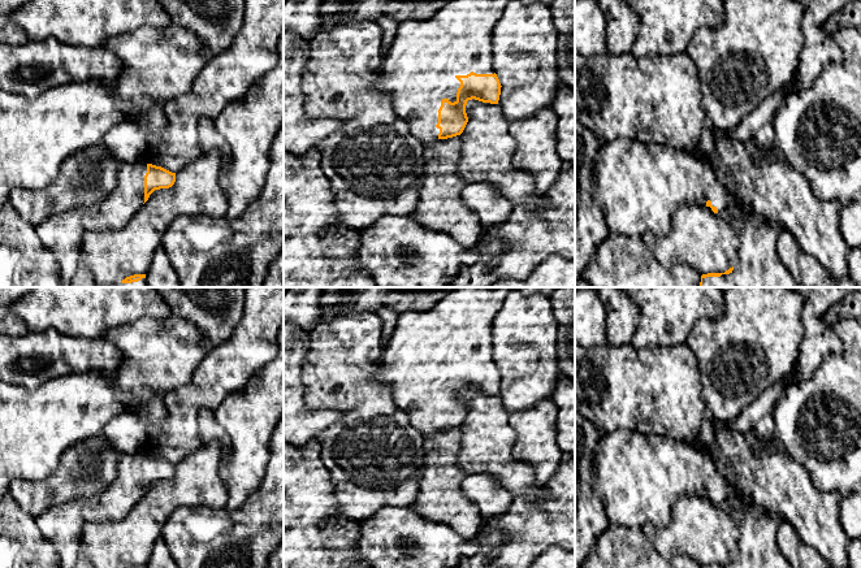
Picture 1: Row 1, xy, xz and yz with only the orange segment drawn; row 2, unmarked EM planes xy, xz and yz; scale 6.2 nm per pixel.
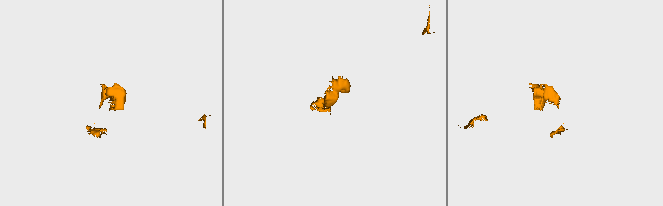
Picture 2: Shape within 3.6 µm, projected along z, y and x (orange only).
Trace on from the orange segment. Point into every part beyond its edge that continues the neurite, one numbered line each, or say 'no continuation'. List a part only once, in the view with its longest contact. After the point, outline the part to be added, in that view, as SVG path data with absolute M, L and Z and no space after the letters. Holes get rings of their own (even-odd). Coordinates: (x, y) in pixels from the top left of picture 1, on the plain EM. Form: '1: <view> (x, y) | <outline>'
1: xz (419, 361) | M455 287L454 290L446 292L446 295L430 309L423 313L417 312L401 312L398 316L397 326L389 338L386 346L382 348L380 355L380 372L377 377L373 380L376 382L385 383L390 387L394 403L399 409L402 409L411 422L424 437L430 435L438 430L440 420L436 419L438 413L438 400L441 398L441 393L446 389L449 393L457 393L457 383L460 378L460 373L455 369L457 367L467 367L471 363L476 365L494 365L492 348L493 348L493 339L492 339L492 325L496 315L502 308L502 304L510 291L518 290L524 295L531 294L542 294L545 296L550 296L558 287Z

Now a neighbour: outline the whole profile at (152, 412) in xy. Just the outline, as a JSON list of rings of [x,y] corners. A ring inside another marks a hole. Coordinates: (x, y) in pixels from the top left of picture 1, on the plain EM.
[[[117,391],[127,412],[140,417],[148,426],[148,437],[152,430],[159,428],[166,419],[165,394],[153,394],[147,402],[134,398],[126,393]]]

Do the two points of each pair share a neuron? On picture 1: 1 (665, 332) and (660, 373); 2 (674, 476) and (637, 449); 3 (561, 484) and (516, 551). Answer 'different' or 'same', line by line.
1: different
2: same
3: same

